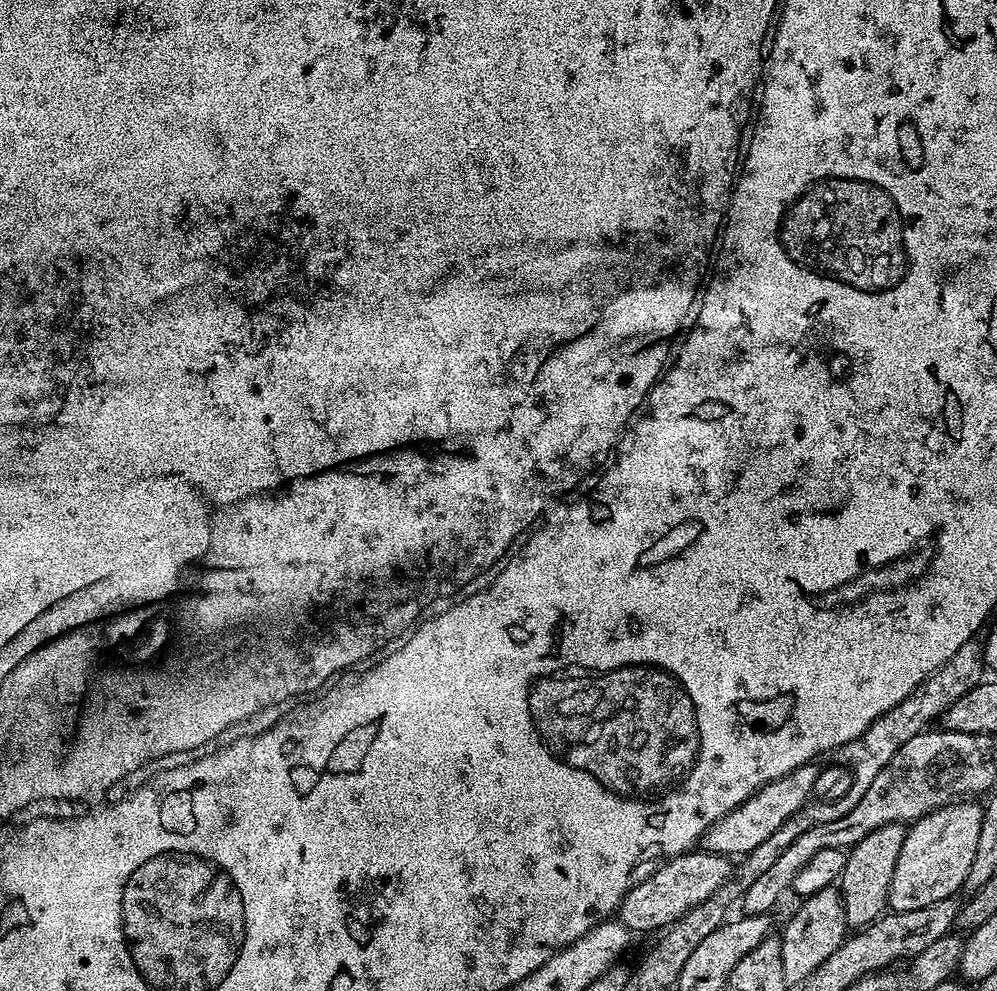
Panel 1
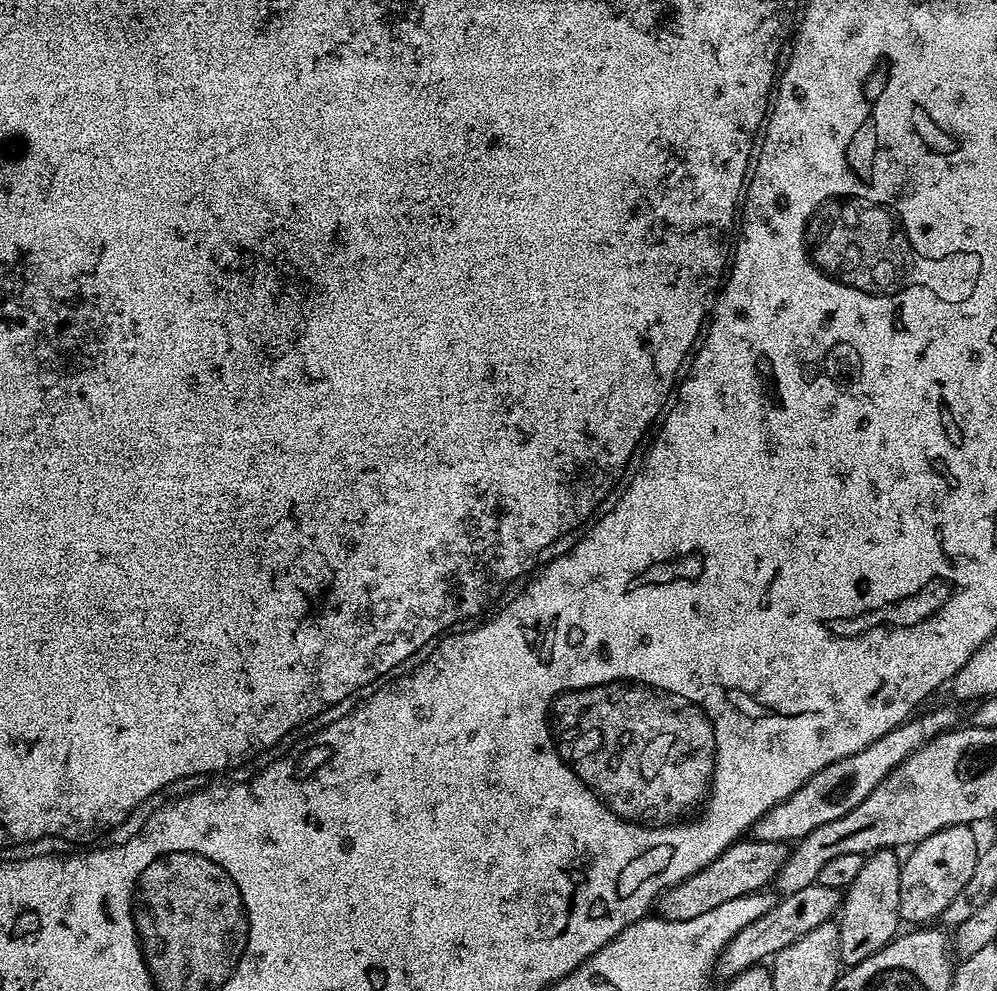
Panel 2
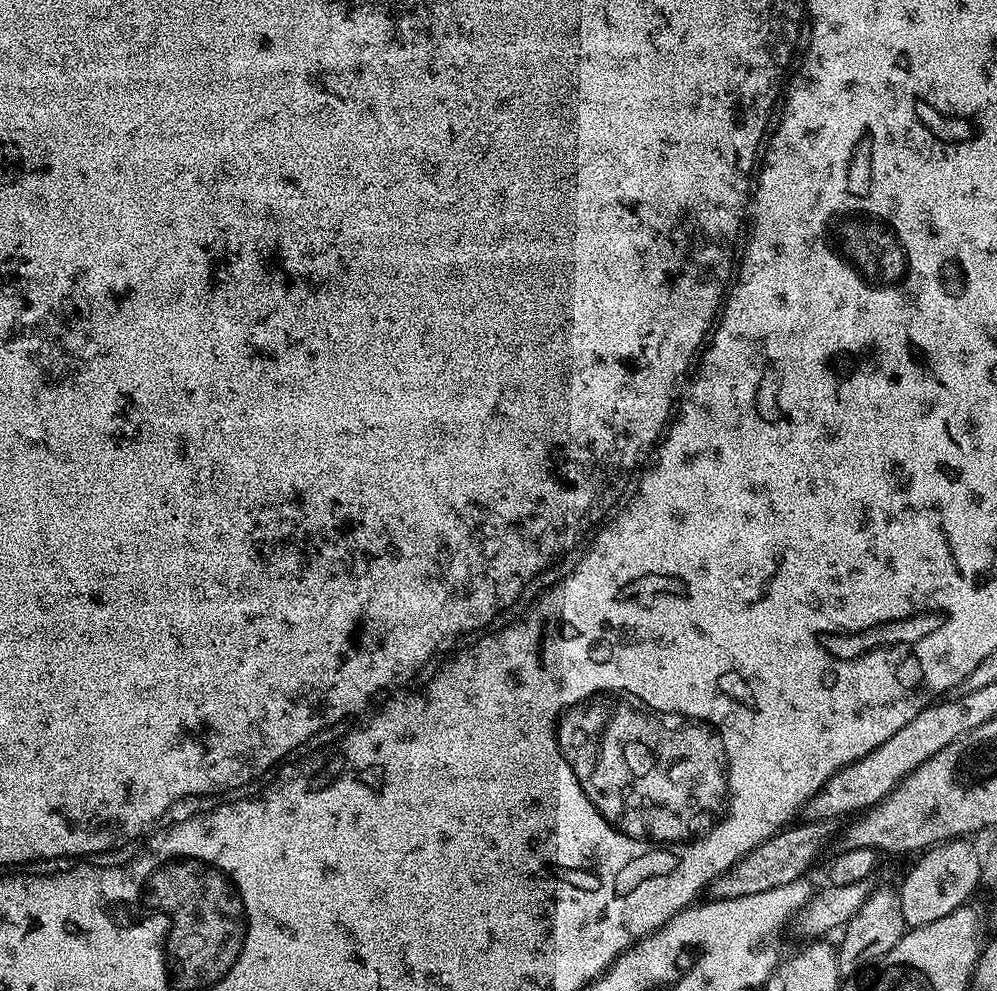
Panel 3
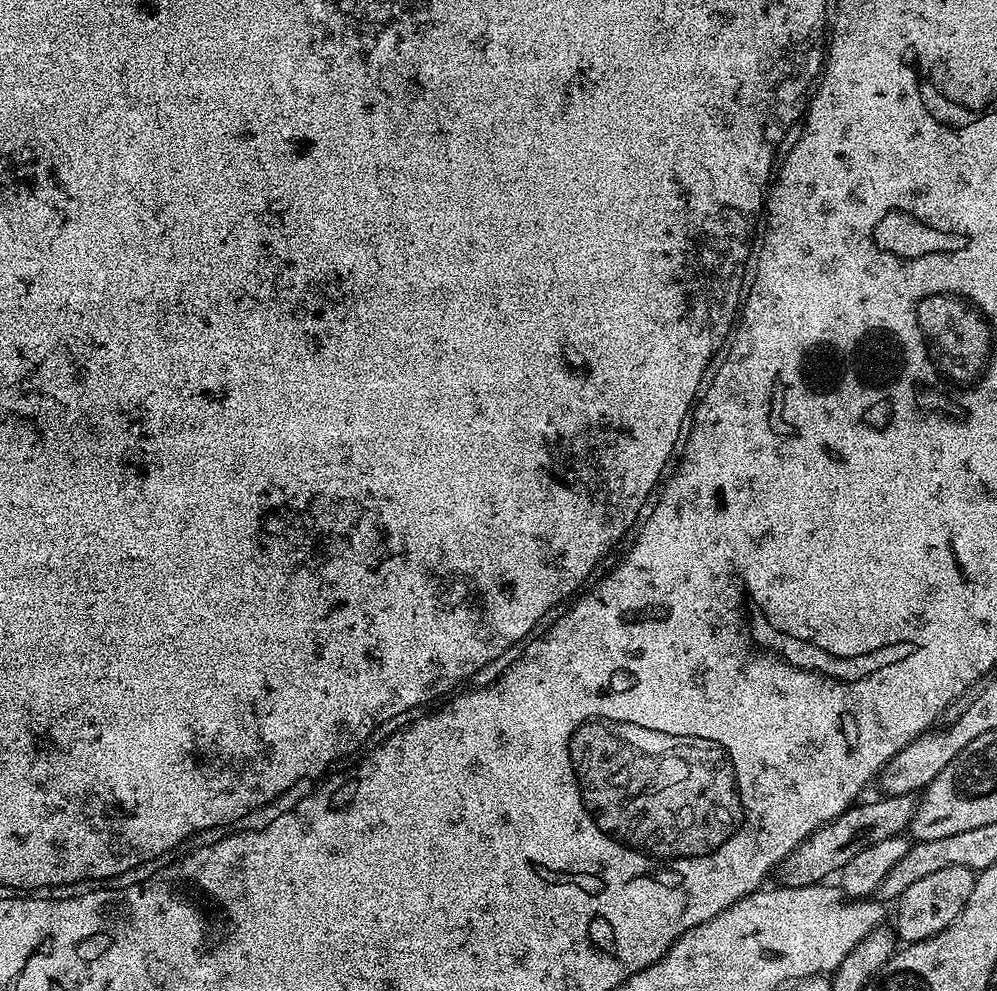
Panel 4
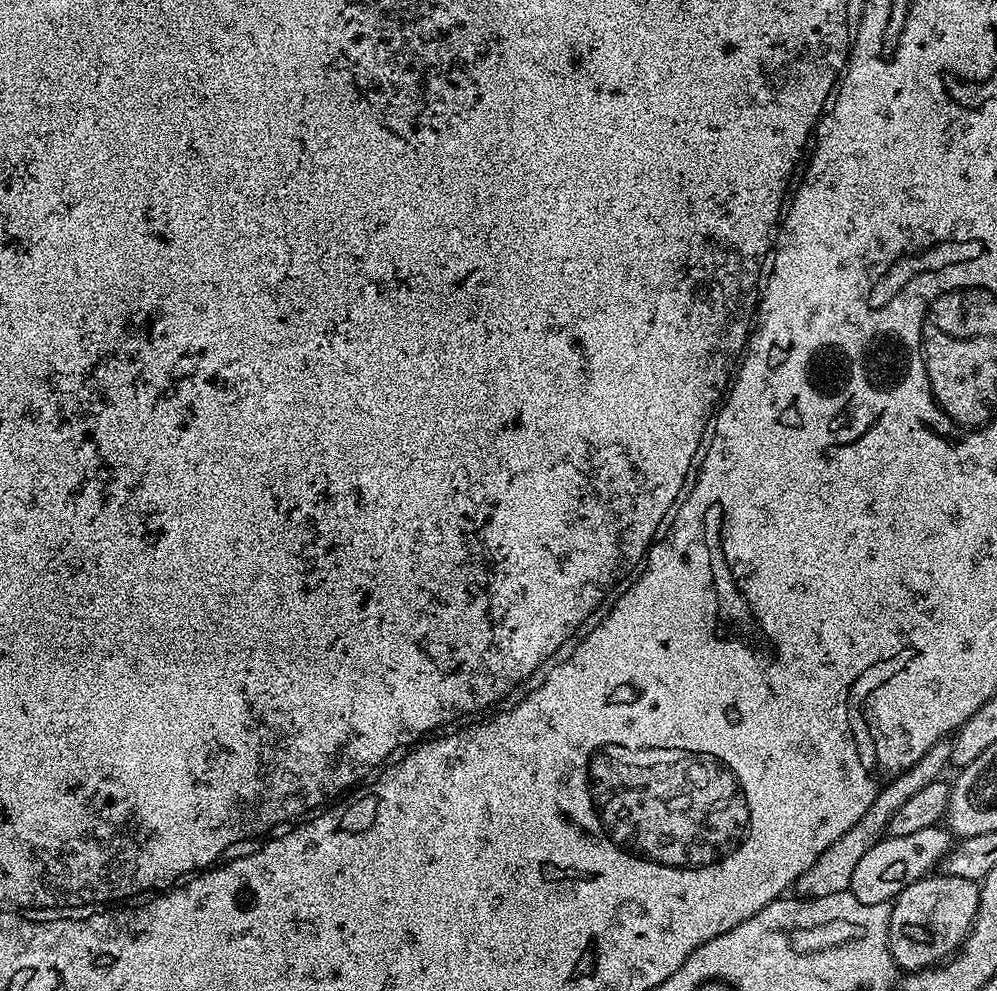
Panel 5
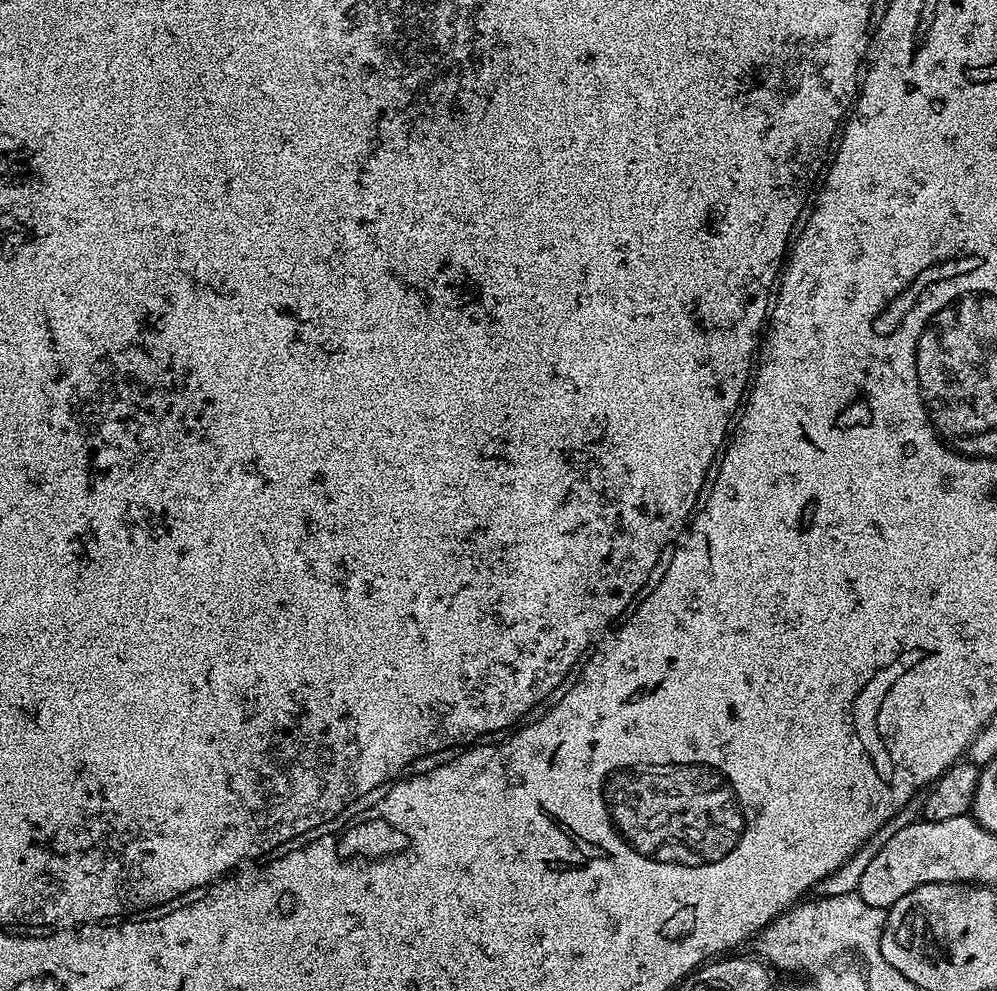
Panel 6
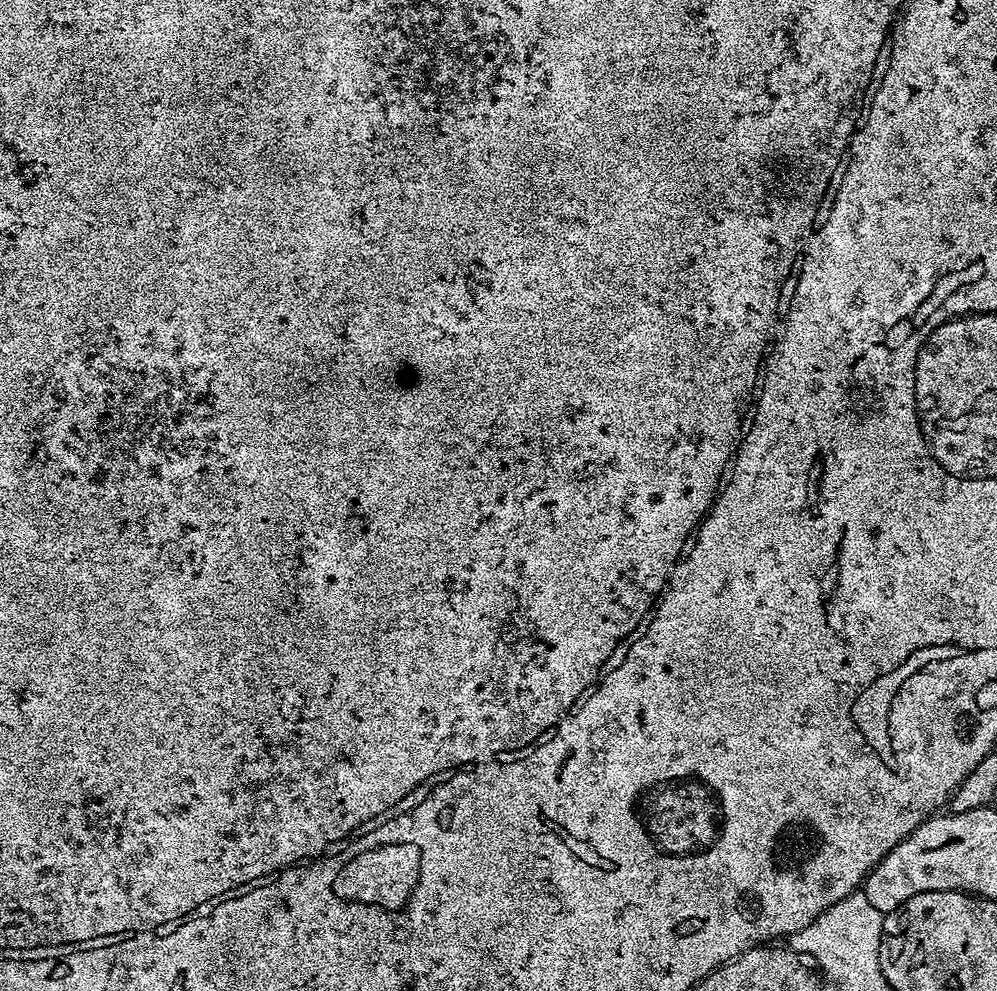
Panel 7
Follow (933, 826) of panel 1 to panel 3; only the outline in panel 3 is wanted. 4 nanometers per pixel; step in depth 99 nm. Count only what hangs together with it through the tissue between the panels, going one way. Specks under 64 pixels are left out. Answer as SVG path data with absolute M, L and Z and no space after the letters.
M964 838L949 840L935 845L919 857L920 860L905 874L904 884L898 888L902 918L908 928L926 926L926 922L935 922L937 918L946 918L958 906L969 903L972 891L981 887L981 853L975 852Z

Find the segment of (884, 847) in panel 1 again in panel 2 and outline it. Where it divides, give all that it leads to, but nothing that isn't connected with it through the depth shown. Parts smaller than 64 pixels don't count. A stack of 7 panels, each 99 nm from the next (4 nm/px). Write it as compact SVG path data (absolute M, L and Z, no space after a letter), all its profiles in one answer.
M879 848L864 856L862 870L858 870L858 878L843 893L838 913L841 965L851 966L881 952L901 931L901 867L901 857L891 848Z

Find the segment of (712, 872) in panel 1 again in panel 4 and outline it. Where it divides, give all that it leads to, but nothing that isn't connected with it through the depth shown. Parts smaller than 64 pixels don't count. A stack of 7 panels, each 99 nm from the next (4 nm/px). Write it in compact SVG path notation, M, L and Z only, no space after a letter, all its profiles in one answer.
M881 795L879 799L873 804L857 802L847 808L838 819L823 824L780 863L780 867L774 873L775 879L780 879L777 881L785 888L801 888L825 883L840 873L846 862L854 858L854 854L862 854L866 846L874 846L874 842L883 842L886 838L907 833L911 829L912 819L916 813L917 797Z

